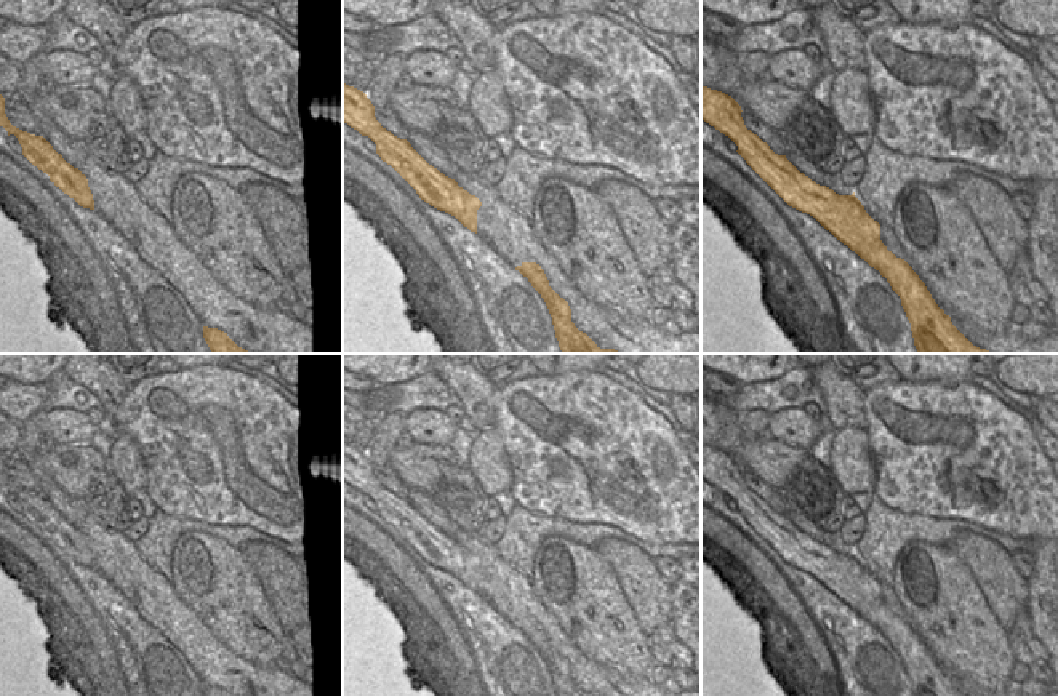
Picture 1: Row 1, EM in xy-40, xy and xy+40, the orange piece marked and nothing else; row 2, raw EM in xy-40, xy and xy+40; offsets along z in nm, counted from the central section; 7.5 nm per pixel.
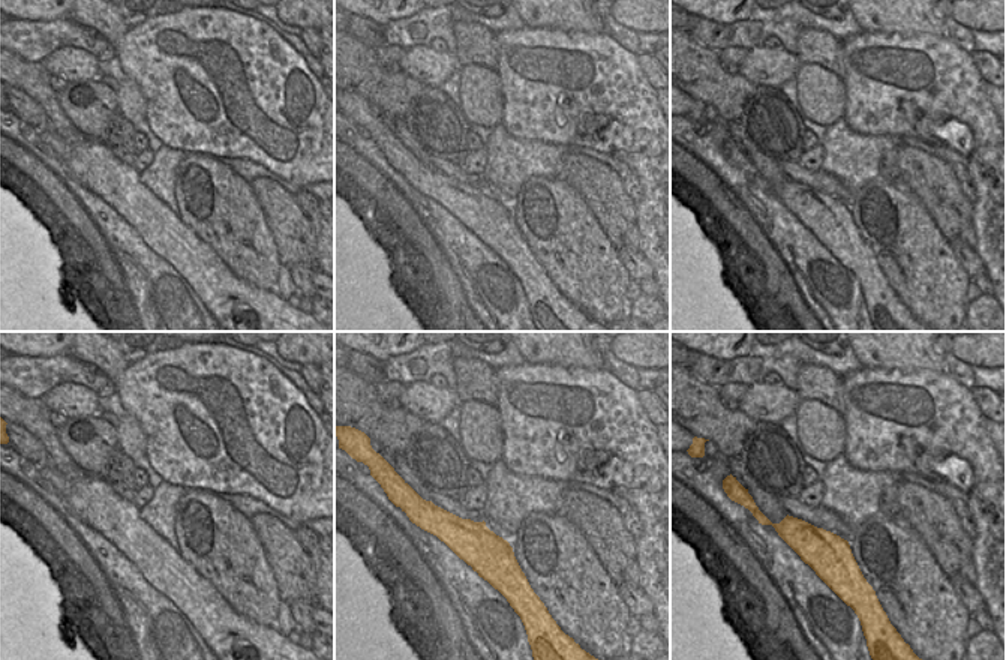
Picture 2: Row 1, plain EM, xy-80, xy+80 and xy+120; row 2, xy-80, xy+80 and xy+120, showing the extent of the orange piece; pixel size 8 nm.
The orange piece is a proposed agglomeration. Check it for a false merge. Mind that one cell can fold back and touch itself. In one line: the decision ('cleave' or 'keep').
keep

